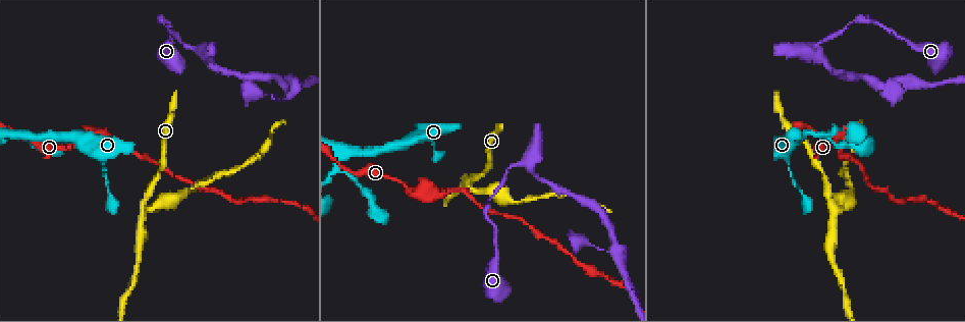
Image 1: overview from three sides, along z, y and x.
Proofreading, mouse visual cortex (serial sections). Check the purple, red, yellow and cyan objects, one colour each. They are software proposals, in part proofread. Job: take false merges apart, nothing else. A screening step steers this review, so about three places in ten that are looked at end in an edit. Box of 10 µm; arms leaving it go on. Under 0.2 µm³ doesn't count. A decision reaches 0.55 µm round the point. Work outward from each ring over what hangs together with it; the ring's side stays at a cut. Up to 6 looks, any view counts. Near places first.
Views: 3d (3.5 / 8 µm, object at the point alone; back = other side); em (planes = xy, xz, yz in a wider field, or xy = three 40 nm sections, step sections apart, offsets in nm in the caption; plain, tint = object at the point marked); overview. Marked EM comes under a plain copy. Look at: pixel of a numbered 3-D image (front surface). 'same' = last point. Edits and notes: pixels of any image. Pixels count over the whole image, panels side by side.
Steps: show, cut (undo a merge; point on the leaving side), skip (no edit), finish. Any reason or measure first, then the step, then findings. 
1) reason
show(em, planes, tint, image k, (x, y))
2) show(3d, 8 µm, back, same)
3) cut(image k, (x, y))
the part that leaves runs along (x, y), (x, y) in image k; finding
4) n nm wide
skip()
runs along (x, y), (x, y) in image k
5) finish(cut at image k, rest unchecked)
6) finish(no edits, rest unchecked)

sudden change in width
show(3d, 3.5 µm, image 1, (435, 191))

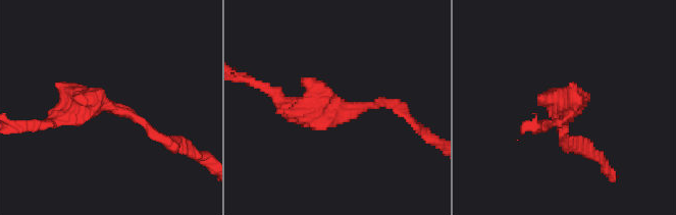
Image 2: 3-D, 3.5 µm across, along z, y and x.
show(em, xy, step 2, tint, image 2, (343, 107))

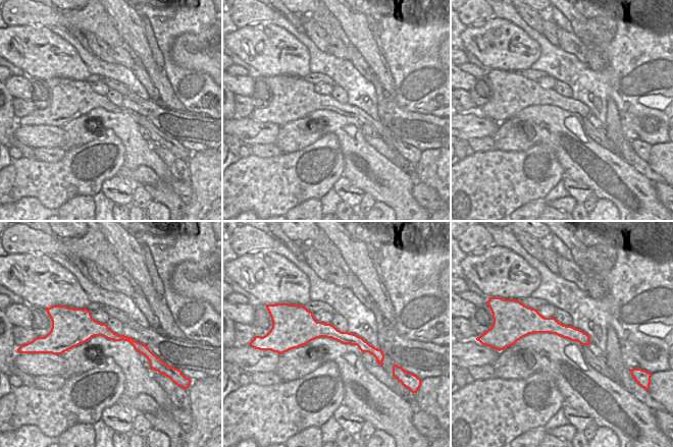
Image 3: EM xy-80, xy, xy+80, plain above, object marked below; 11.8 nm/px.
skip()
runs along (293, 329), (328, 330), (377, 351) in image 3; one cell here

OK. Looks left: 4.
abrupt turn
show(3d, 3.5 µm, back, image 1, (811, 50))

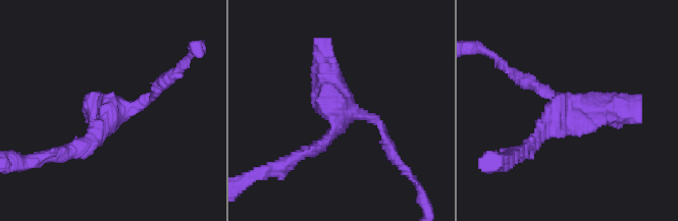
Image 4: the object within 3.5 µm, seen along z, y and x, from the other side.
shape alone is not enough
show(em, planes, tint, image 4, (126, 107))

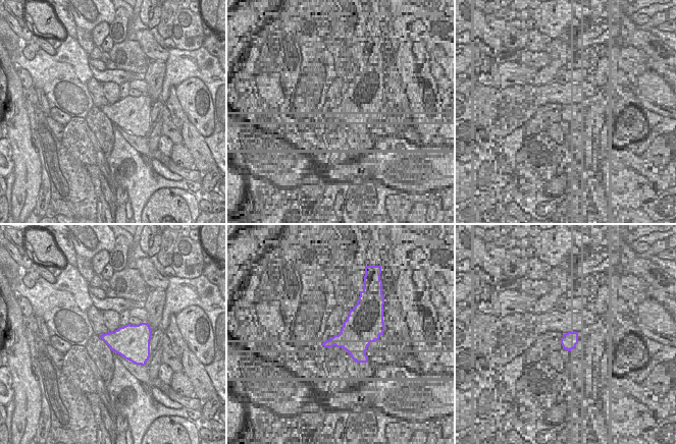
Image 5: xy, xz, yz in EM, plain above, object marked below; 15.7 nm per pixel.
skip()
runs along (165, 80), (87, 143) in image 4; all the same cell

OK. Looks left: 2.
arms part here
show(3d, 3.5 µm, image 1, (145, 207))

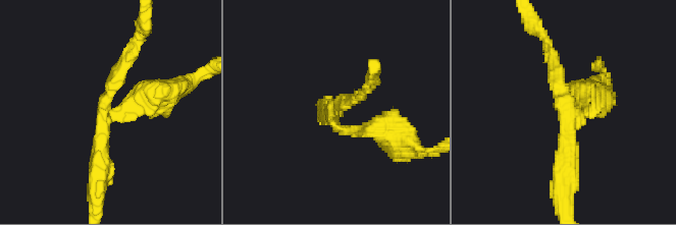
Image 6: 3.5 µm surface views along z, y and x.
show(em, xy, step 2, tint, image 6, (106, 112))

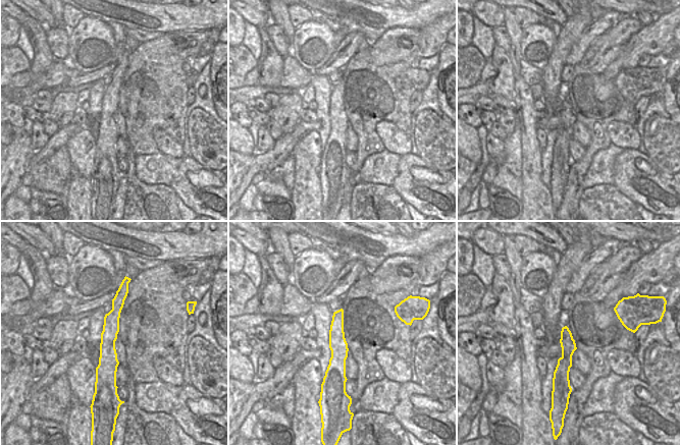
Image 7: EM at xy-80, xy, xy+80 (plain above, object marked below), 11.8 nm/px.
cut(image 6, (592, 109))
the part that leaves runs along (582, 109), (582, 93), (606, 77) in image 6; a second cell is stuck on

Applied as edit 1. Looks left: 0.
finish(cut at image 6, rest unchecked)

